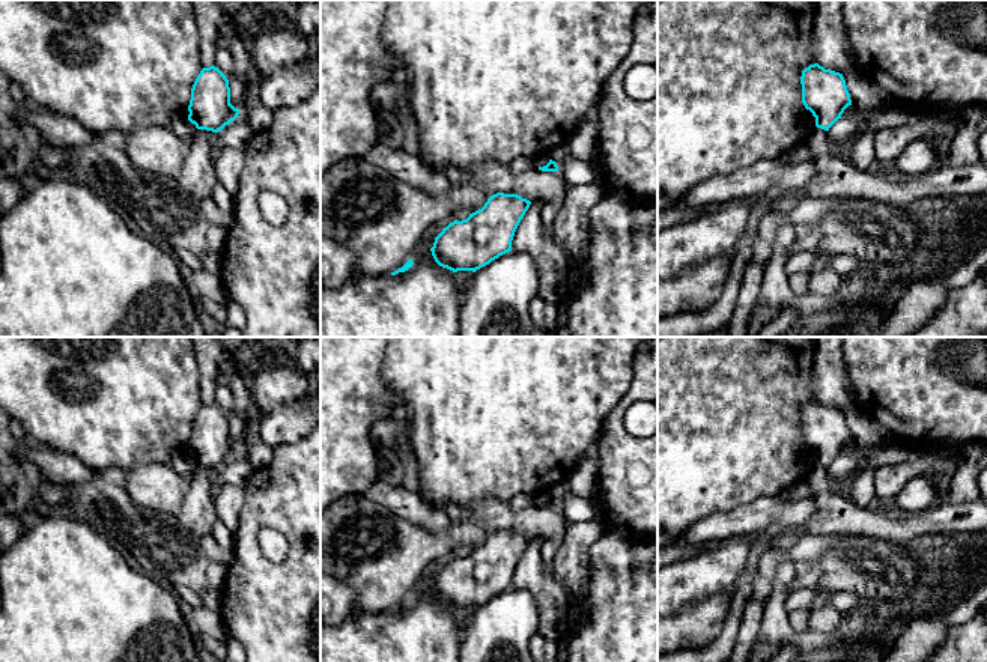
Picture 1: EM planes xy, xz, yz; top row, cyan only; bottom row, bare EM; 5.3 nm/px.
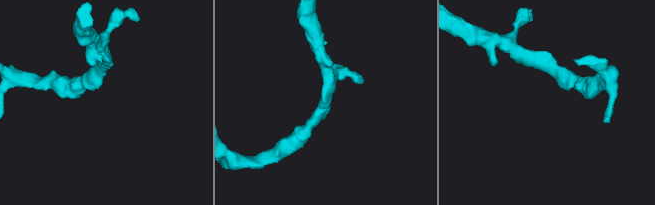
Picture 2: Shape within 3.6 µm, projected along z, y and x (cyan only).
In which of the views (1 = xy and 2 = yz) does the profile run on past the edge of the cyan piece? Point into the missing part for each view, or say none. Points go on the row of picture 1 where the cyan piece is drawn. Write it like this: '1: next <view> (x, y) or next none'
1: next none
2: next none

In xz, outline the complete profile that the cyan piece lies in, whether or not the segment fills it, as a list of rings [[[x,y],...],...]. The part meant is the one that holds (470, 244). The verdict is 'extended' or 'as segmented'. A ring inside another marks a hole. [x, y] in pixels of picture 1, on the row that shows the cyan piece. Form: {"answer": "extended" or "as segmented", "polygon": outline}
{"answer": "as segmented", "polygon": [[[497,193],[466,220],[454,220],[435,238],[435,262],[453,272],[472,271],[512,251],[515,232],[531,202],[518,194]]]}

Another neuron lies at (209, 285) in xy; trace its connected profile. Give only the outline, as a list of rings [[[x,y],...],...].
[[[196,269],[193,272],[193,284],[199,296],[208,296],[217,304],[227,305],[230,302],[226,286],[220,274],[208,272],[206,269]]]

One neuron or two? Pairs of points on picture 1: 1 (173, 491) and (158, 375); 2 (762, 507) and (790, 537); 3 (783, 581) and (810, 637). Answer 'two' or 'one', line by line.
1: two
2: two
3: one

